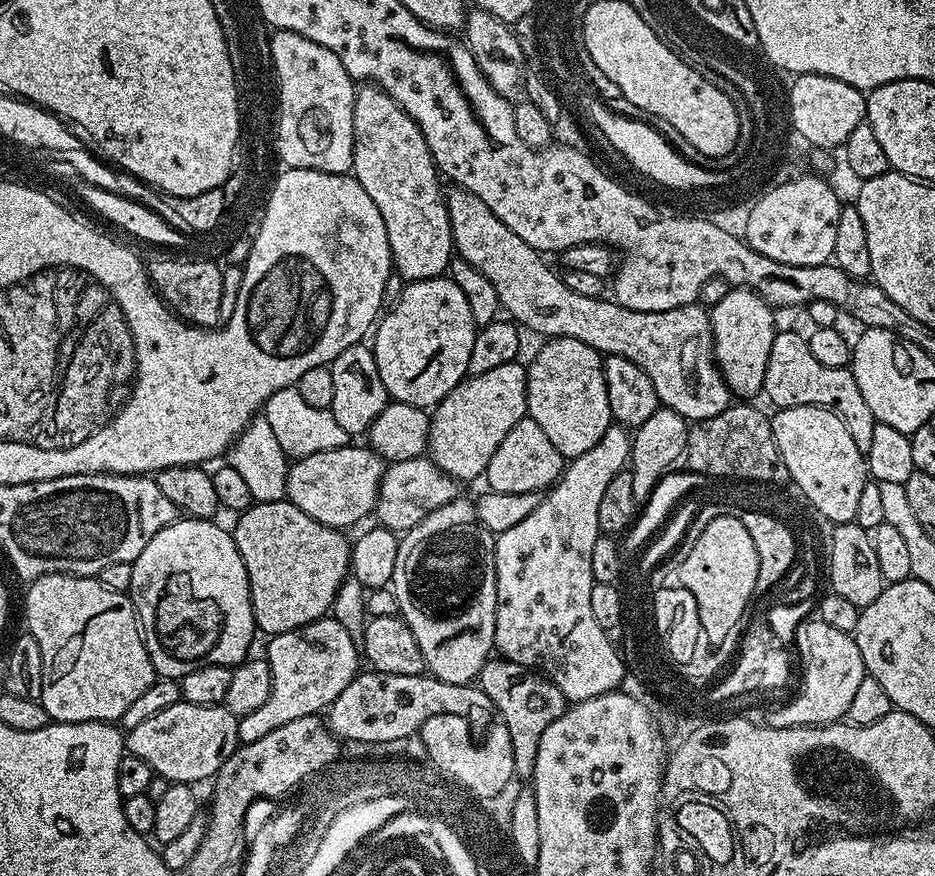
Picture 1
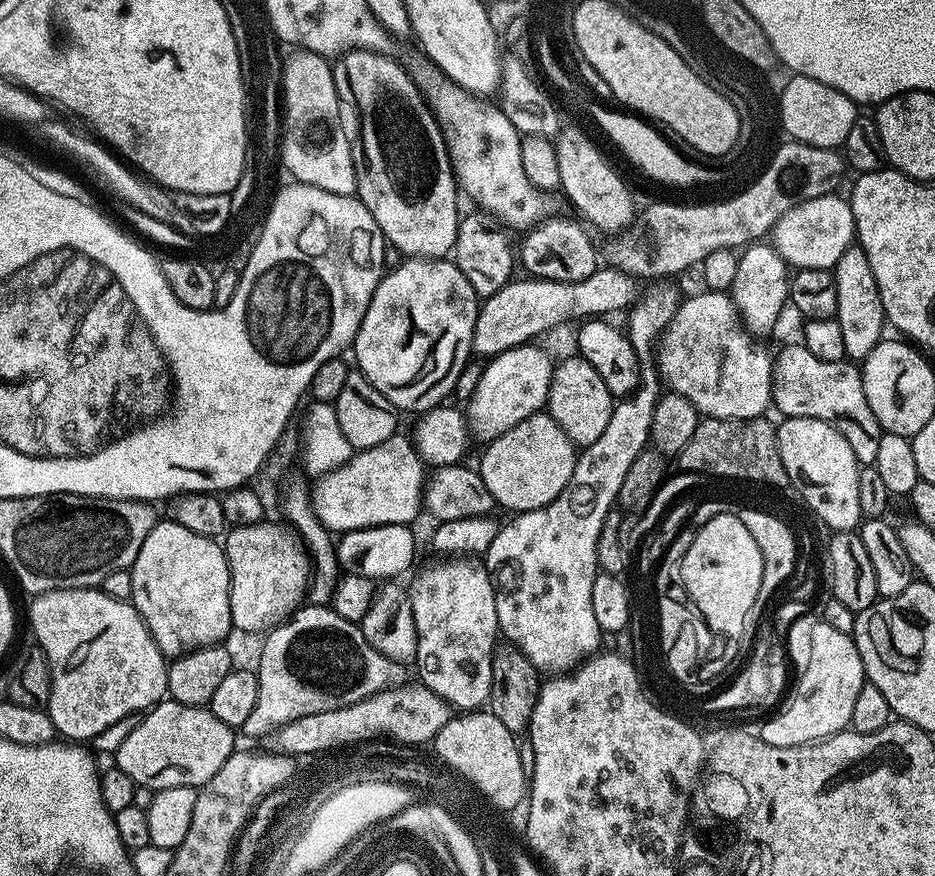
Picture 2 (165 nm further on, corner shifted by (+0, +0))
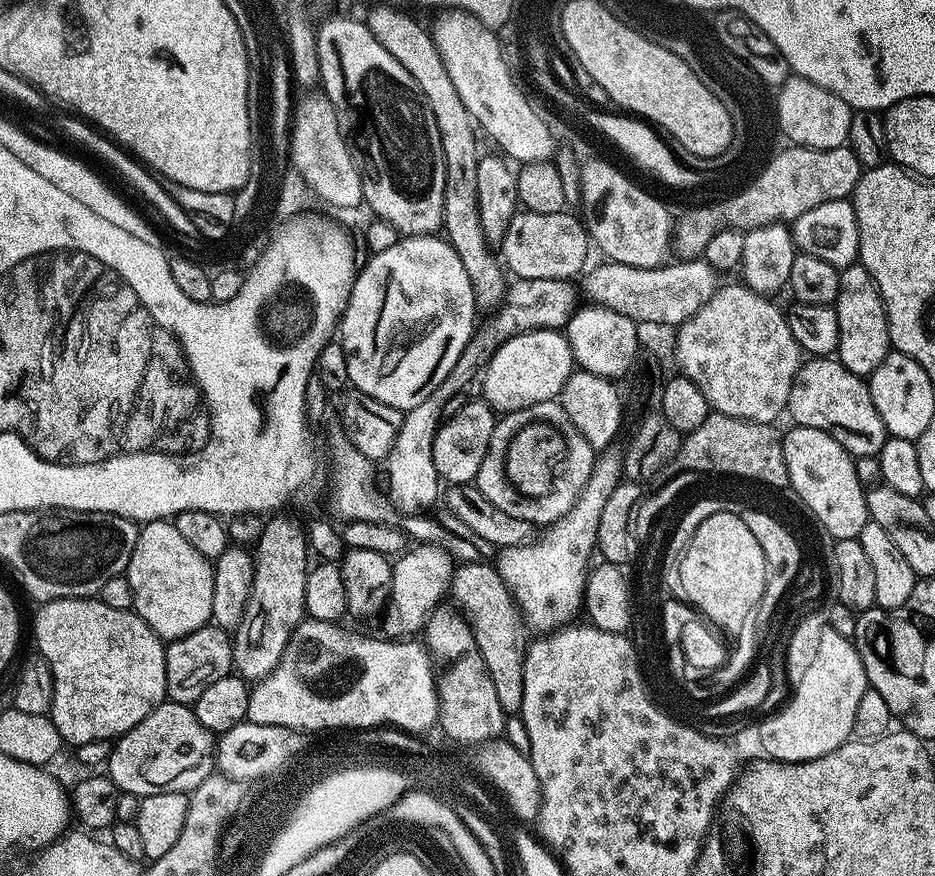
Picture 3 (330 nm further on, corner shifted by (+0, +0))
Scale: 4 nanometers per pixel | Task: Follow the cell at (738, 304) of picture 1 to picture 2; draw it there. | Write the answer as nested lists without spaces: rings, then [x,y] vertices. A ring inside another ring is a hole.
[[[756,242],[739,253],[737,274],[730,289],[739,323],[753,337],[764,336],[780,320],[790,300],[790,268],[768,242]]]

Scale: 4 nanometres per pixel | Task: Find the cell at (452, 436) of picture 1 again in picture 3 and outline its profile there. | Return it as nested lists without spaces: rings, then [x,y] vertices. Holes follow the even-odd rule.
[[[550,328],[520,330],[501,345],[484,368],[482,396],[497,413],[522,410],[538,402],[556,400],[573,371],[572,347],[563,331]]]

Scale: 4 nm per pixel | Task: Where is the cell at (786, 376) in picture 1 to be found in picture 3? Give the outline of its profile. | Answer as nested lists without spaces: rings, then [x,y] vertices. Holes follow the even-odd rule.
[[[808,358],[801,363],[799,371],[796,372],[796,381],[792,383],[786,412],[787,415],[792,415],[793,425],[810,426],[814,430],[830,434],[853,457],[879,456],[886,439],[884,423],[874,406],[867,383],[846,370],[836,358]]]

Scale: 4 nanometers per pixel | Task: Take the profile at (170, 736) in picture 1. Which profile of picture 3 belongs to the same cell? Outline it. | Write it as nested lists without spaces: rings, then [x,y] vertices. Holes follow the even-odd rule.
[[[159,704],[138,726],[113,743],[106,772],[117,789],[129,797],[143,798],[163,792],[191,793],[214,772],[214,736],[198,722],[187,704]]]

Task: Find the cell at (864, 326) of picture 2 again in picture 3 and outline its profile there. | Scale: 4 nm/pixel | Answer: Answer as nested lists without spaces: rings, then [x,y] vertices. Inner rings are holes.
[[[857,262],[840,273],[840,289],[834,305],[838,318],[840,347],[838,359],[846,370],[861,378],[871,377],[872,371],[887,358],[890,351],[888,315],[884,312],[884,300],[876,288],[872,275]]]

